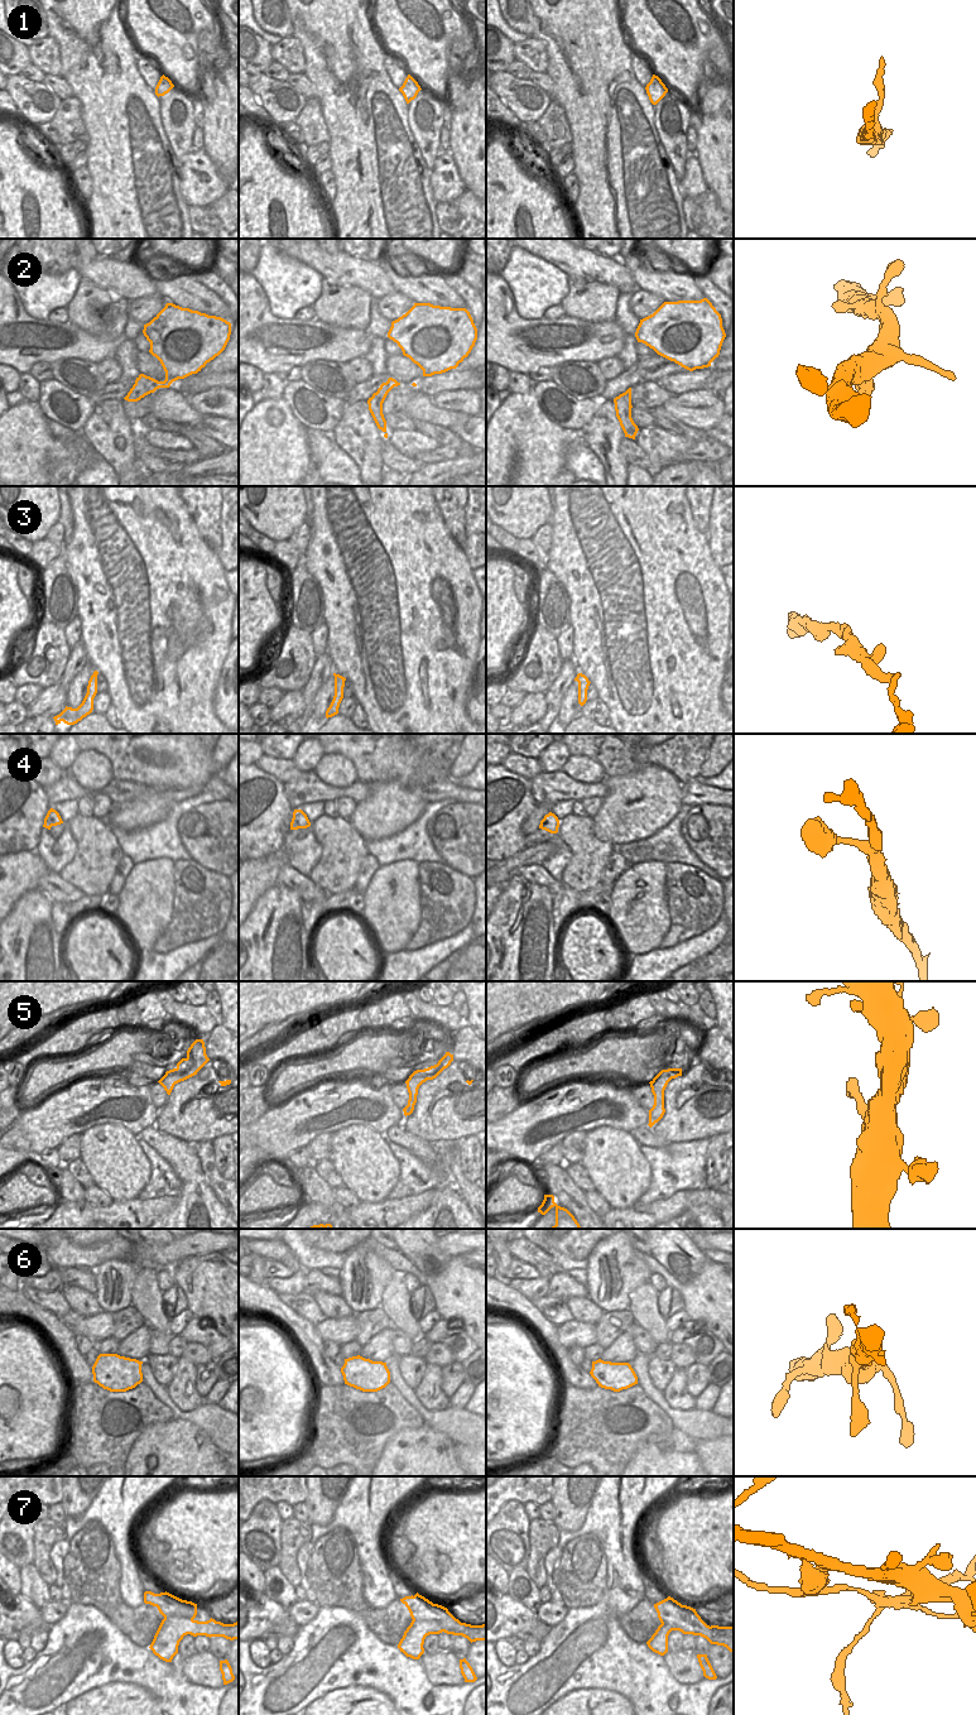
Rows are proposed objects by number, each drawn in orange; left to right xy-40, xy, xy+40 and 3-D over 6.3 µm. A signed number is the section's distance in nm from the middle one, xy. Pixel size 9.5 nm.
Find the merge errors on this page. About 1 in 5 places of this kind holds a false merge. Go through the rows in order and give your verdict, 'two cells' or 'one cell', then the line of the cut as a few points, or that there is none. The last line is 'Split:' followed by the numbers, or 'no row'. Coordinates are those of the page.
1: one cell; cut none
2: one cell; cut none
3: one cell; cut none
4: one cell; cut none
5: one cell; cut none
6: one cell; cut none
7: two cells; cut xy (451, 1614), (443, 1619), (413, 1620)
Split: 7

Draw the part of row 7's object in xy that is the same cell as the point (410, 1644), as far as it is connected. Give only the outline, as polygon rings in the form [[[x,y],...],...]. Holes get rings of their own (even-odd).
[[[451,1614],[448,1619],[443,1620],[412,1620],[400,1639],[398,1648],[407,1657],[419,1659],[424,1653],[423,1644],[426,1637],[429,1634],[439,1634],[442,1632],[453,1635],[465,1634],[471,1643],[476,1640],[486,1640],[486,1624],[471,1625],[461,1623]]]

